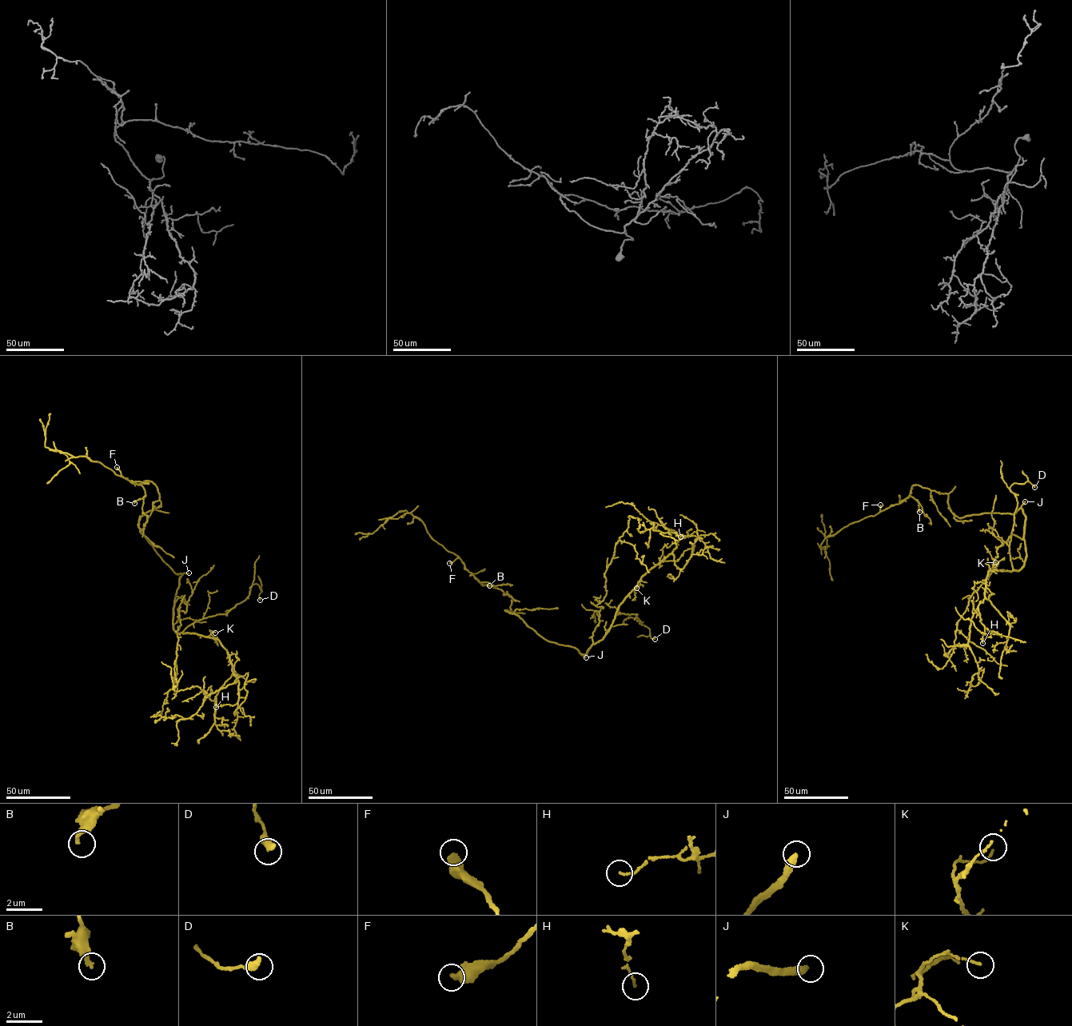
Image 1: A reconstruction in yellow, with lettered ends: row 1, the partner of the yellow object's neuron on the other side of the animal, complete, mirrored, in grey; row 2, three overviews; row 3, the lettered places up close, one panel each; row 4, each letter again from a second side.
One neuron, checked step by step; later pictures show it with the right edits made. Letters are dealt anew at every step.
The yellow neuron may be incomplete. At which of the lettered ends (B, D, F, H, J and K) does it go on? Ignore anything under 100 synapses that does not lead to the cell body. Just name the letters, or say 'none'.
J

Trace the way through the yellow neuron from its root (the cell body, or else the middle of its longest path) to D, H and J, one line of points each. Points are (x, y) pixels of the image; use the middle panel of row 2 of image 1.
D: (566, 645), (585, 654), (604, 637), (615, 616), (621, 613), (635, 614), (655, 639)
H: (566, 645), (583, 654), (604, 637), (619, 605), (641, 577), (672, 552), (679, 540), (694, 536), (680, 536)
J: (566, 645), (577, 648), (586, 657)

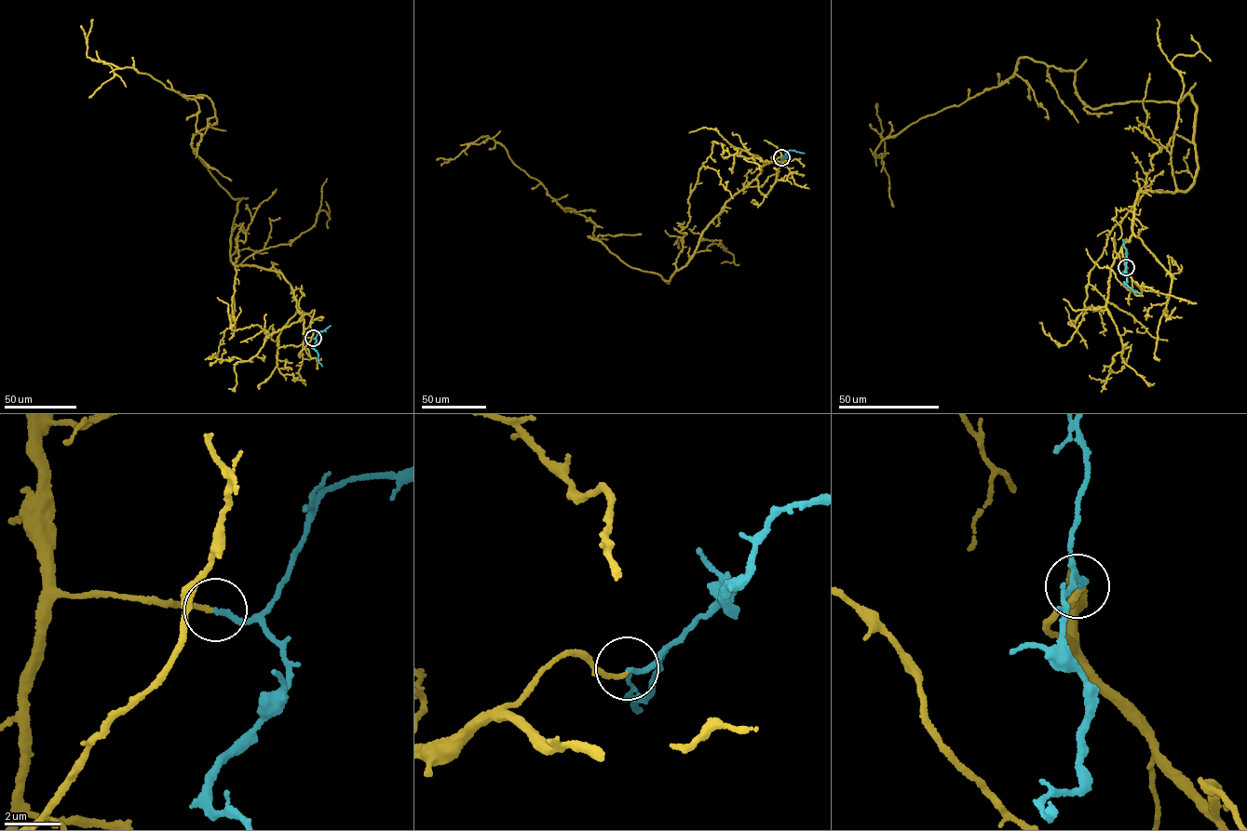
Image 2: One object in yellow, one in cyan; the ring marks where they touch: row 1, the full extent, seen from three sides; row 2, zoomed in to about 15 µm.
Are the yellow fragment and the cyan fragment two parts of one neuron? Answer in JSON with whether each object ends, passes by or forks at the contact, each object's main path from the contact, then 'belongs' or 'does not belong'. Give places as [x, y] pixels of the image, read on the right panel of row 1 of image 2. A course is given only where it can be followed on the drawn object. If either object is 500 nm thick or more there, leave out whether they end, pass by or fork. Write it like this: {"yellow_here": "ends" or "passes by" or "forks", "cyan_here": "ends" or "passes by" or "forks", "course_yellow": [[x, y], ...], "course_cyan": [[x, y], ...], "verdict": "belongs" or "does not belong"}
{"yellow_here": "ends", "cyan_here": "ends", "course_yellow": [[1127, 268], [1137, 194], [1193, 183], [1188, 94], [1094, 109], [1074, 71], [1020, 58], [880, 157], [876, 103]], "course_cyan": [[1126, 268], [1124, 284], [1140, 293]], "verdict": "belongs"}

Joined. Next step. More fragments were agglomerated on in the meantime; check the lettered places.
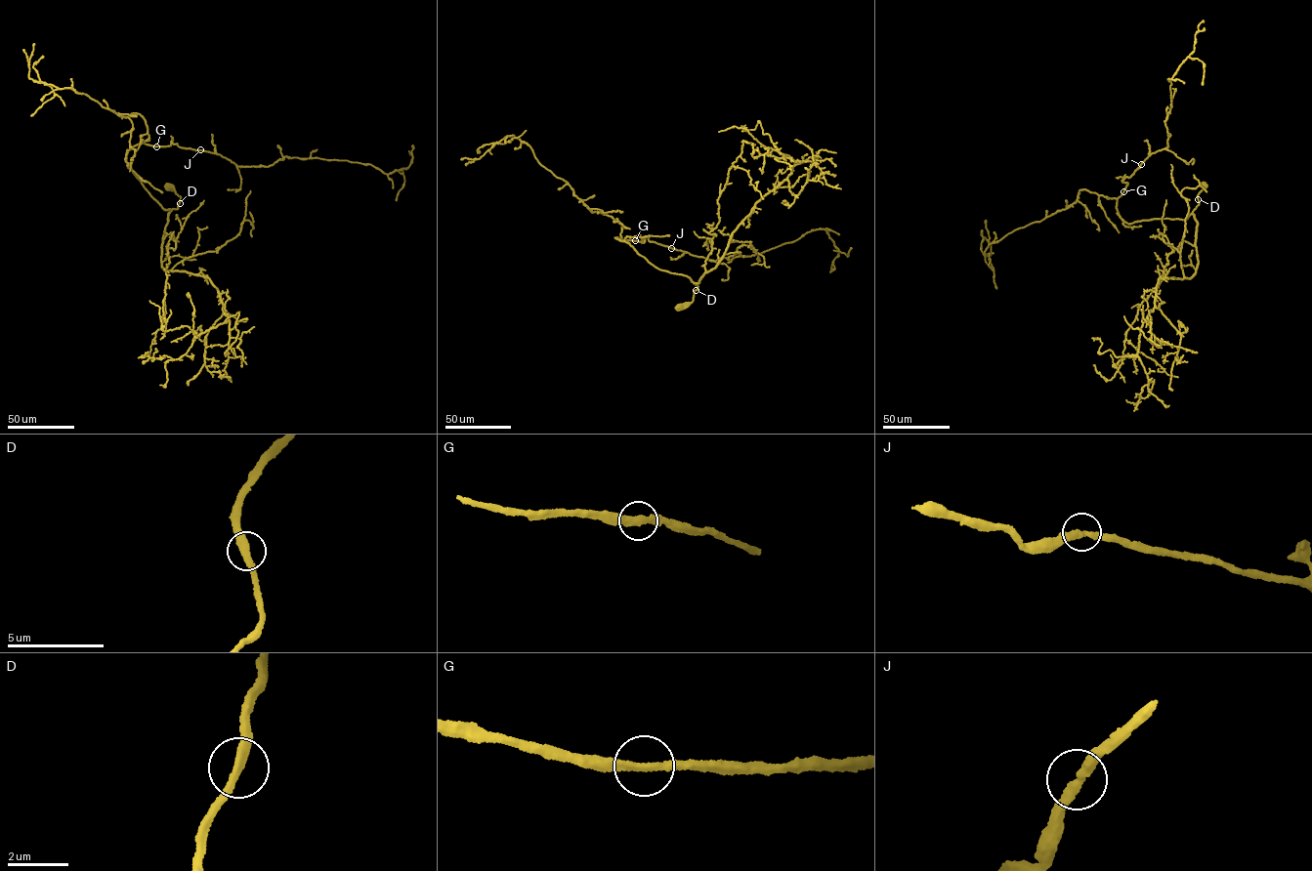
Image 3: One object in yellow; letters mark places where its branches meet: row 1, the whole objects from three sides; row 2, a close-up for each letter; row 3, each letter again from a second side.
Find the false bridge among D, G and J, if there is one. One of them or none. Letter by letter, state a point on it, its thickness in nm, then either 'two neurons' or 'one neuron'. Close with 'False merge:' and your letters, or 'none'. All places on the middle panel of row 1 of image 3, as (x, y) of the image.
D: at (696, 290); 320 nm thick; one neuron
G: at (635, 240); 320 nm thick; one neuron
J: at (671, 248); 300 nm thick; one neuron
False merge: none

